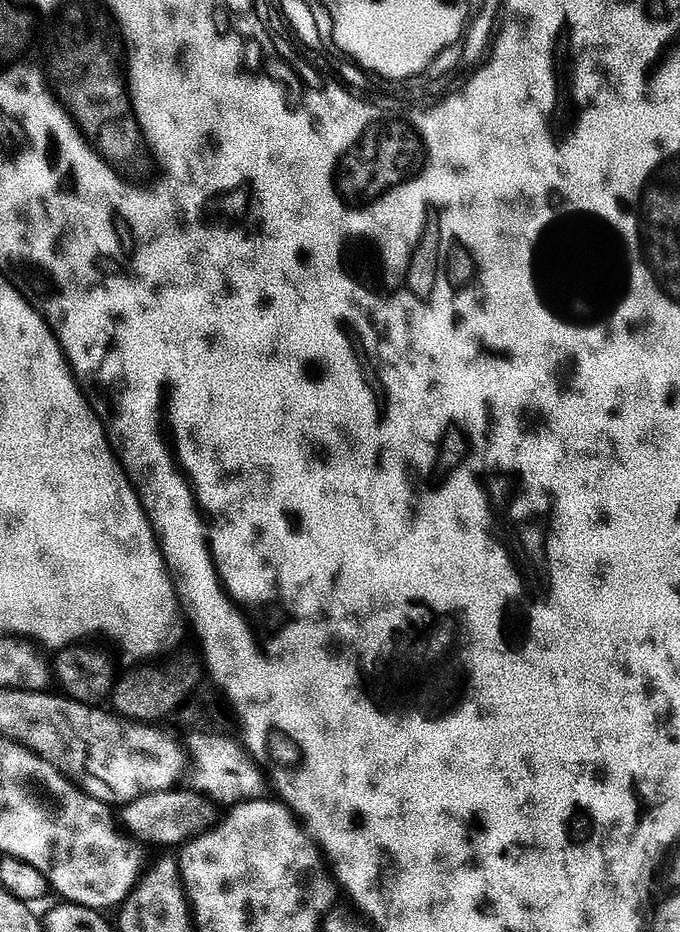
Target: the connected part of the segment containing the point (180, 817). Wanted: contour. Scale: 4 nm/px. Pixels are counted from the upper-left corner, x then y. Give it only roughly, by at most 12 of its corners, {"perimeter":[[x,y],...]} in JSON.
{"perimeter":[[195,790],[145,794],[122,809],[127,833],[183,845],[210,823]]}

